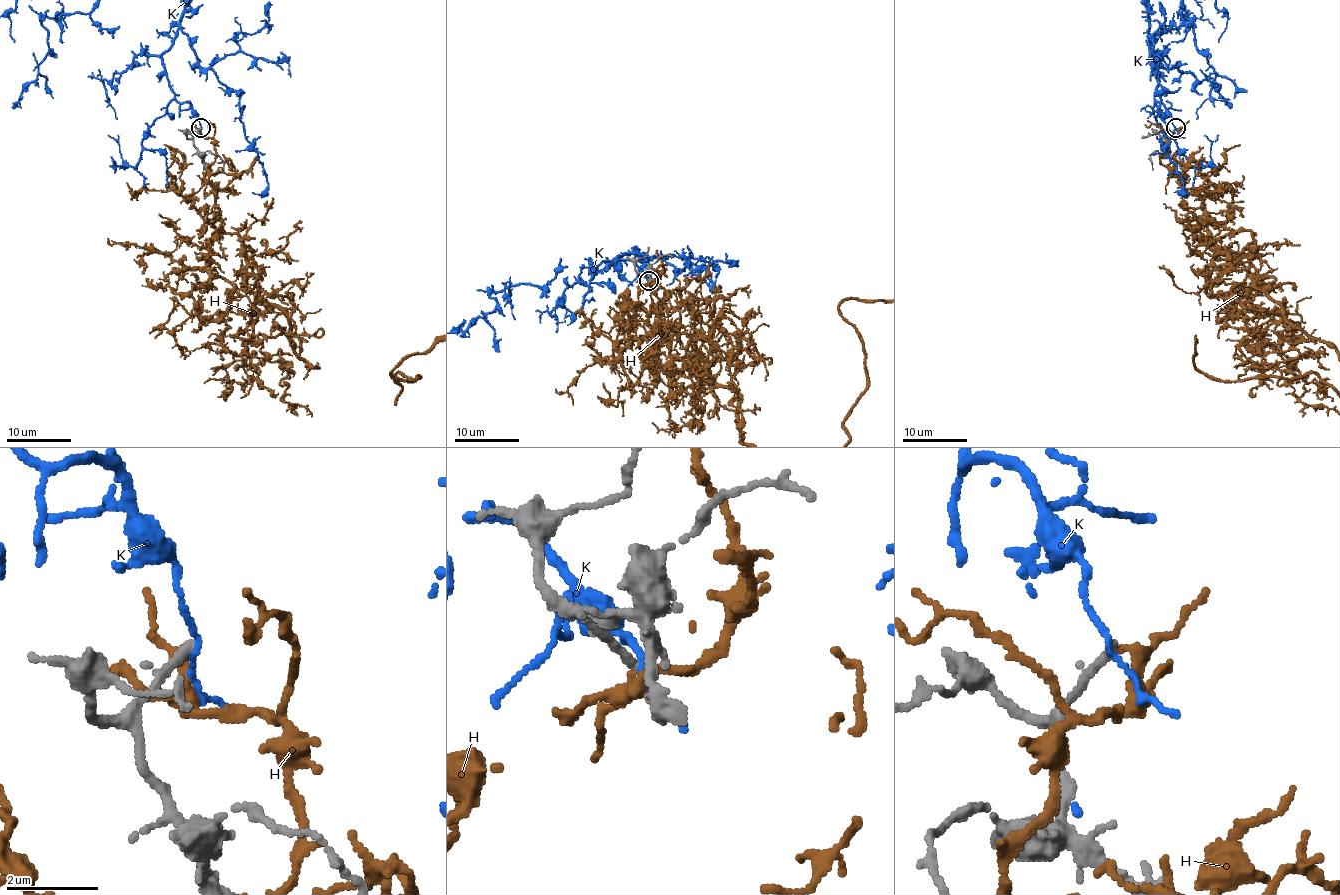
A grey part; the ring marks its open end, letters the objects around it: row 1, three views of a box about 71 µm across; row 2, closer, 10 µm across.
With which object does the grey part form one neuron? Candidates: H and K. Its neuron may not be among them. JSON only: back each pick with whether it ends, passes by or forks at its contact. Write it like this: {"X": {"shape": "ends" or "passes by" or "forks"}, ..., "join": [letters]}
{"join": []}

